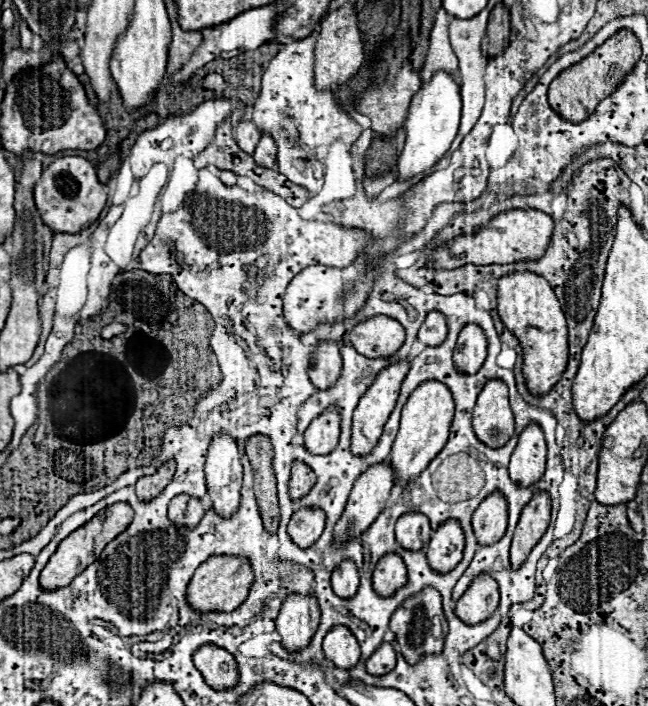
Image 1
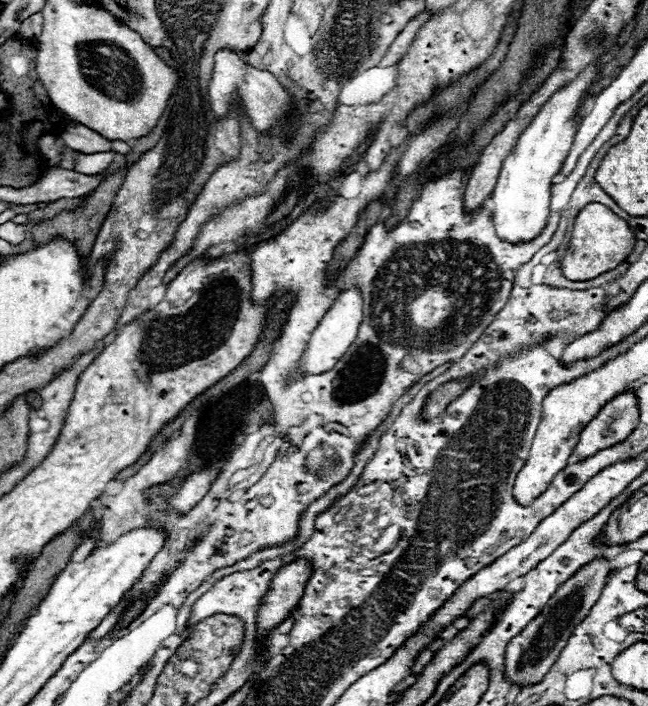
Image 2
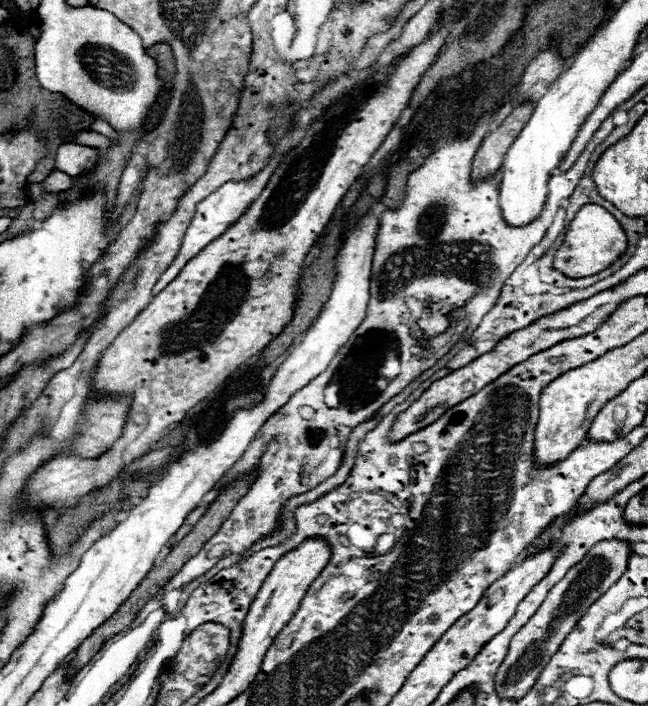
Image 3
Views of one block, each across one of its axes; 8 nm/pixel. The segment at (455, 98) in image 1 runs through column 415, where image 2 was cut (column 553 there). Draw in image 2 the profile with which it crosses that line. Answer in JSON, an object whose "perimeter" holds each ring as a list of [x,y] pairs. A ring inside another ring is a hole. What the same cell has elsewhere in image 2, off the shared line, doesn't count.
{"perimeter":[[[598,66],[586,68],[574,80],[574,84],[558,90],[538,112],[526,132],[520,136],[518,144],[506,156],[502,172],[498,176],[496,188],[490,196],[492,220],[496,236],[510,244],[532,242],[544,228],[550,216],[550,188],[552,178],[560,172],[562,162],[570,152],[570,144],[574,140],[574,132],[580,124],[580,102],[584,92],[590,88],[592,80],[598,74]]]}

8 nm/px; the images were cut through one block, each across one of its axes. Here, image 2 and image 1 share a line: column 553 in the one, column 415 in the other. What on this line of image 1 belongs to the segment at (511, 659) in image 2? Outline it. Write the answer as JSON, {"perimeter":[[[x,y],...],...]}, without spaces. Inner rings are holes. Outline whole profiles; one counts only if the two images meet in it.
{"perimeter":[[[424,588],[422,592],[418,592],[416,596],[410,596],[402,608],[398,608],[394,614],[392,614],[392,620],[390,620],[390,630],[394,632],[396,636],[396,642],[400,648],[400,654],[404,656],[404,660],[414,666],[420,662],[420,658],[424,656],[430,656],[430,654],[440,654],[442,648],[444,648],[444,638],[446,638],[446,632],[448,632],[448,622],[444,618],[444,612],[442,612],[442,600],[440,600],[440,594],[434,590],[434,588]]]}

